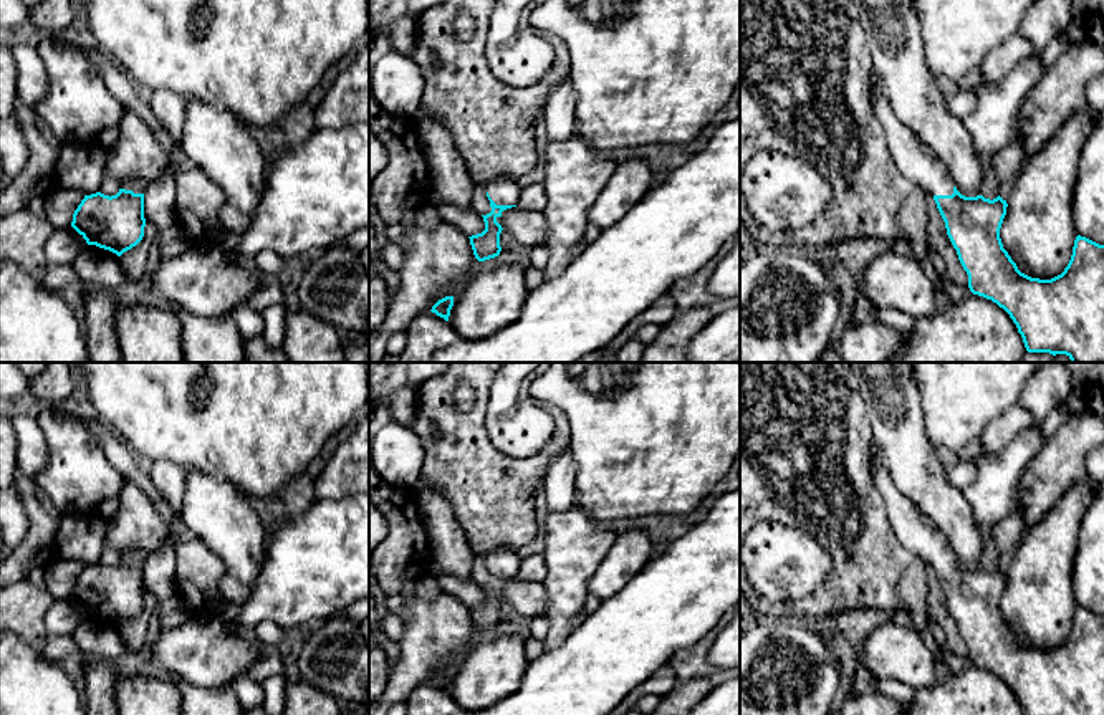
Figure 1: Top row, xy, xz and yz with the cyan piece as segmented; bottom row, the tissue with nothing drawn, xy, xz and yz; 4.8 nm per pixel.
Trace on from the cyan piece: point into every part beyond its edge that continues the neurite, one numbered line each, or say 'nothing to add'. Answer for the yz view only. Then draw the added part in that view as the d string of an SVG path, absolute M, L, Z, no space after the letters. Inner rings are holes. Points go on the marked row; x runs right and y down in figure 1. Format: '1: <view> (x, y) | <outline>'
1: yz (916, 161) | M876 73L871 76L871 101L872 113L884 129L887 149L900 174L932 197L952 195L955 184L945 164L914 129L894 114L889 99L881 93Z

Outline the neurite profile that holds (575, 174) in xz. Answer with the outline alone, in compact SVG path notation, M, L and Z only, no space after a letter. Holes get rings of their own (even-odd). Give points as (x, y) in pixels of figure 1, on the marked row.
M578 134L566 141L550 141L543 157L546 207L543 215L548 222L550 262L545 268L546 280L558 278L571 262L571 253L581 242L589 223L588 210L598 200L604 185L617 167L616 156L602 156L586 146Z

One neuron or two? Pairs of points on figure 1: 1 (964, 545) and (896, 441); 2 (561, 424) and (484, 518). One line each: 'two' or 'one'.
1: one
2: one

